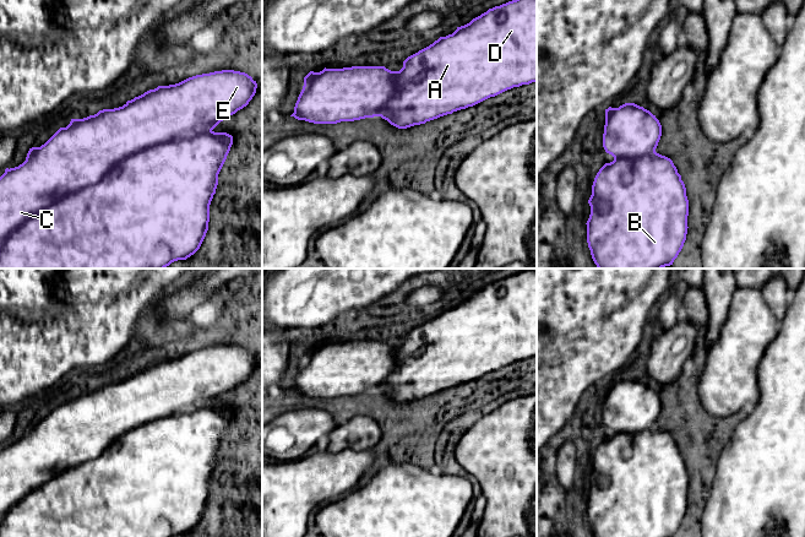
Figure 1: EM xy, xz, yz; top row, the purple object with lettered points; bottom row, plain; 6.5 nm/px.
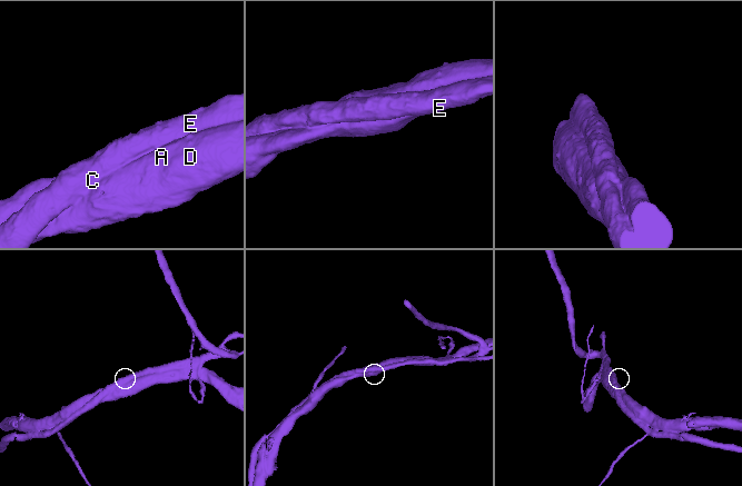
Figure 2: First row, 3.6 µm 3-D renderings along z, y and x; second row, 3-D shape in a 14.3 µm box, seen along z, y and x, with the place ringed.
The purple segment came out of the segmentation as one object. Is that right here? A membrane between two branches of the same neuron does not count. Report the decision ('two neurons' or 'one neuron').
one neuron

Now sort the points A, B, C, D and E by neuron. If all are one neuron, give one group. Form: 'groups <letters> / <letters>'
groups A B C D E

